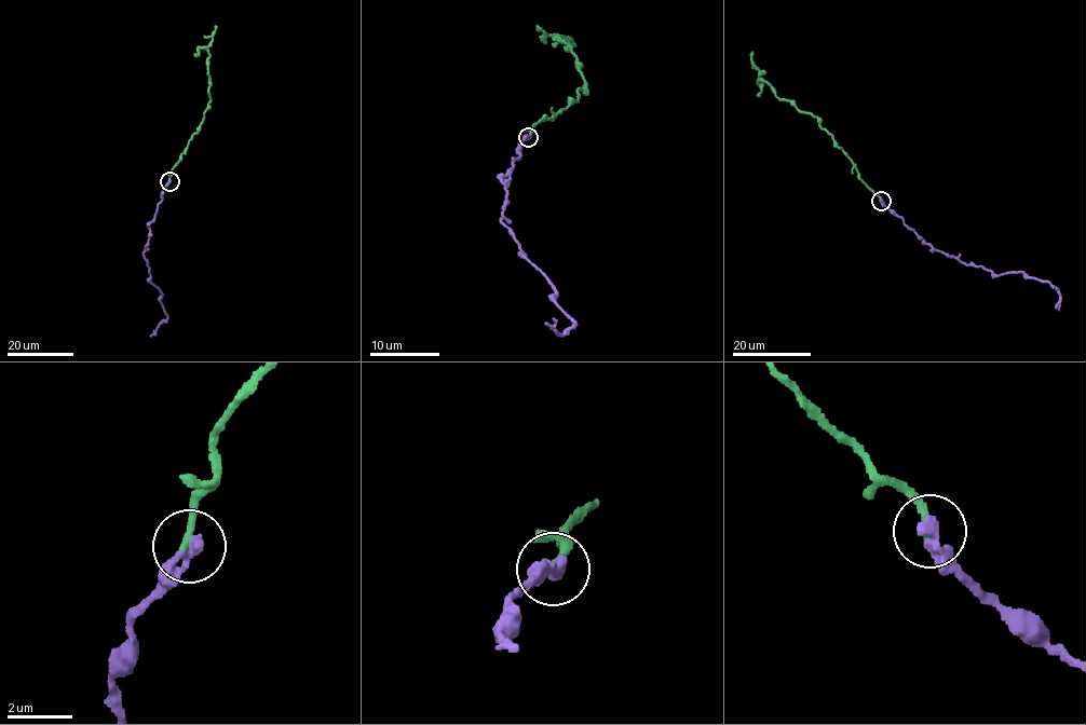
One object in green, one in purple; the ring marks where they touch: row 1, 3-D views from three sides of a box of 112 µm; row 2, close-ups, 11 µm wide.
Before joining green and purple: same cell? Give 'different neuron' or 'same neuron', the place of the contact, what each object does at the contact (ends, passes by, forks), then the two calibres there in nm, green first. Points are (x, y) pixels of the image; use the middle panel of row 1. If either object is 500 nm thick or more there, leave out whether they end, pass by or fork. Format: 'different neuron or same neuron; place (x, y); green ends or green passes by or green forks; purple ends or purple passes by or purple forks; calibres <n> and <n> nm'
same neuron; place (528, 137); green ends; purple ends; calibres 240 and 400 nm

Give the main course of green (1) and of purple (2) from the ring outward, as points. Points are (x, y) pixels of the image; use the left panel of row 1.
1: (168, 181), (174, 166), (202, 122), (211, 100), (206, 48), (216, 25)
2: (170, 181), (148, 226), (144, 255), (149, 279), (161, 293), (167, 316), (150, 336)

